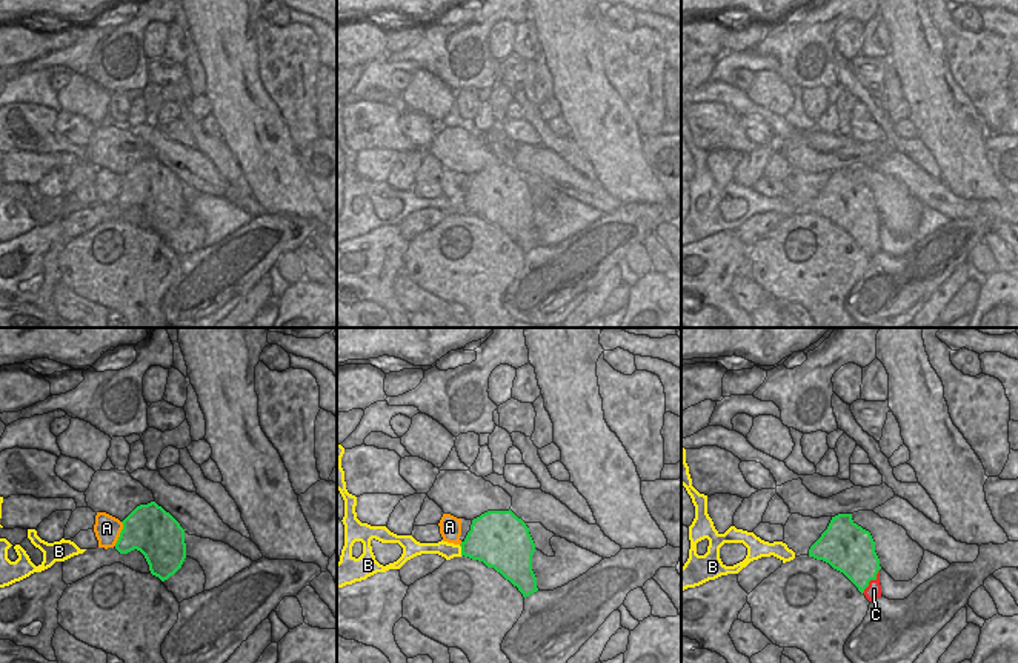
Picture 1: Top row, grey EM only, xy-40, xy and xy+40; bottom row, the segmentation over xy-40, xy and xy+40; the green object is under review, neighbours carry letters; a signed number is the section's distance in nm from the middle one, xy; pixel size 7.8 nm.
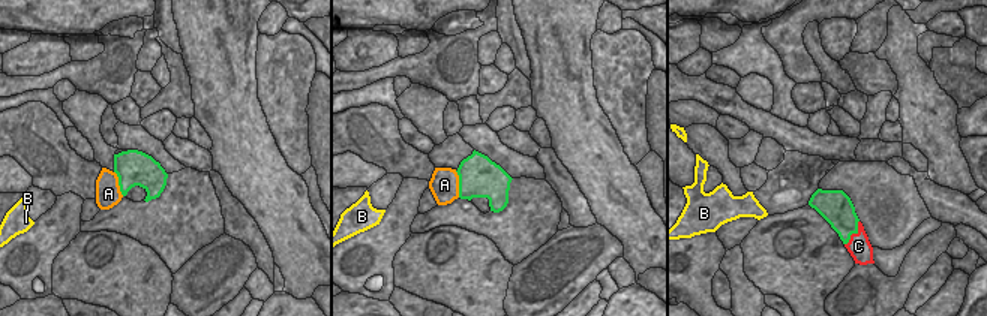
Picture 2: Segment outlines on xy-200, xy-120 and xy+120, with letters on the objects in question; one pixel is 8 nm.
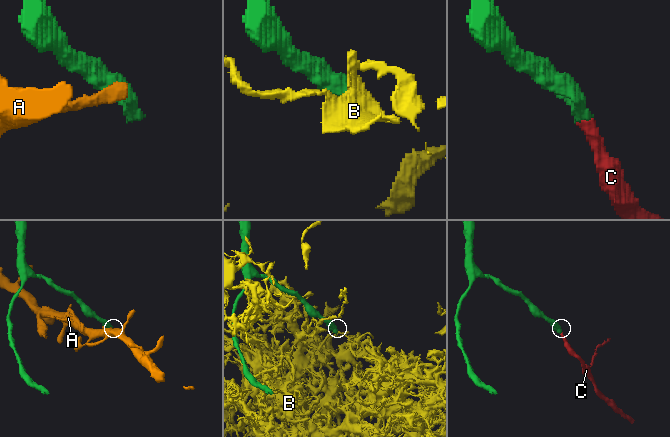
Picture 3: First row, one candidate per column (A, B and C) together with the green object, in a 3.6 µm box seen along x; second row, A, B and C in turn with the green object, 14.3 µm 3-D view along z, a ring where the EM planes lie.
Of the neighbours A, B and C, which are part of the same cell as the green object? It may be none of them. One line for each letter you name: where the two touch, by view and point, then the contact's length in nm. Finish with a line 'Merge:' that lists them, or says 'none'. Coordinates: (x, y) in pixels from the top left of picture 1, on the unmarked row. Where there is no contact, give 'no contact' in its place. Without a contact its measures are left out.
C: contact xy+40 (871, 234); length 240 nm
Merge: C

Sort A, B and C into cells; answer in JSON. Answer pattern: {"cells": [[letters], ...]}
{"cells": [["A"], ["B"], ["C"]]}

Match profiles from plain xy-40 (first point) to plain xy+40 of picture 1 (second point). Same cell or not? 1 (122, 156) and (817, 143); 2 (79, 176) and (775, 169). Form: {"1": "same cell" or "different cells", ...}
{"1": "different cells", "2": "same cell"}

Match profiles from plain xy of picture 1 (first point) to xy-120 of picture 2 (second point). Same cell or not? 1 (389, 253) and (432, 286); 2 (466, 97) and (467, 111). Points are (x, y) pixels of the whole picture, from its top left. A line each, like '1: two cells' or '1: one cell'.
1: two cells
2: two cells

